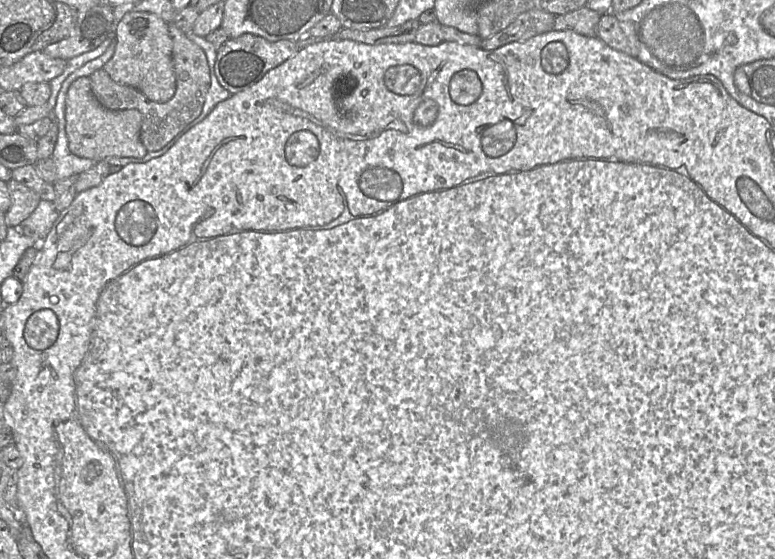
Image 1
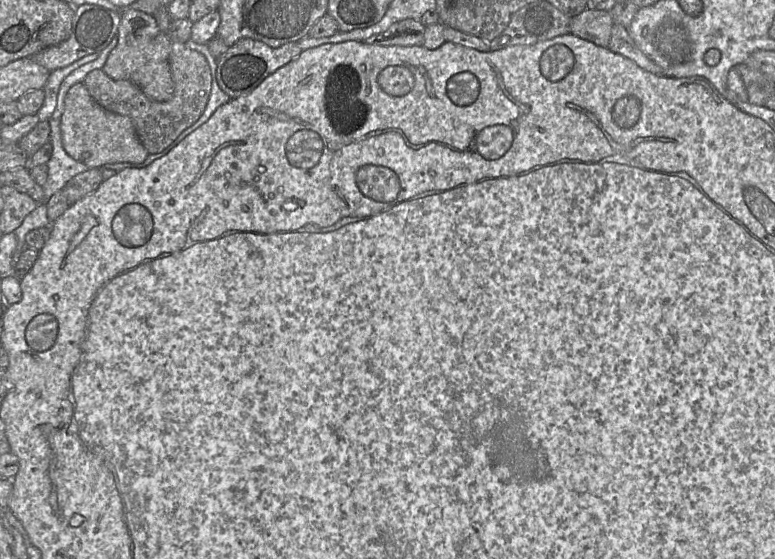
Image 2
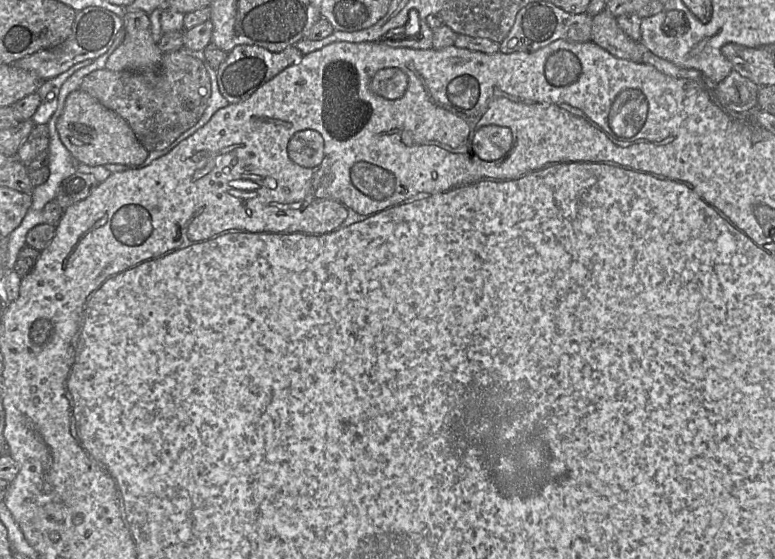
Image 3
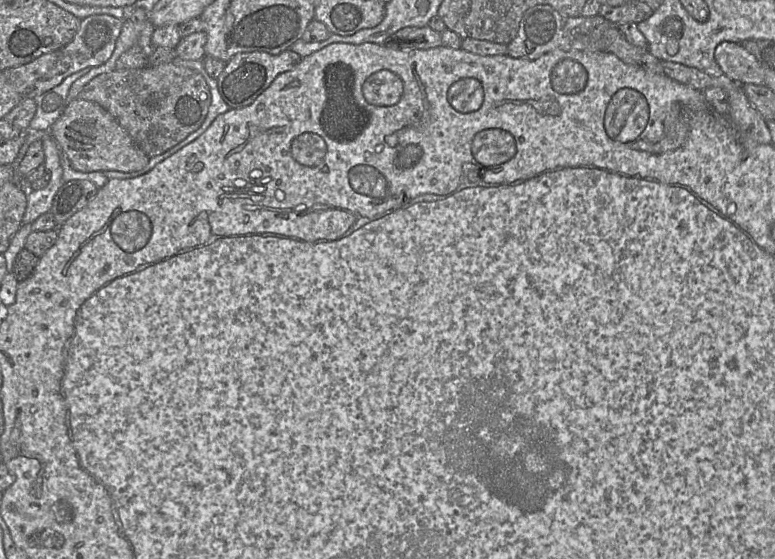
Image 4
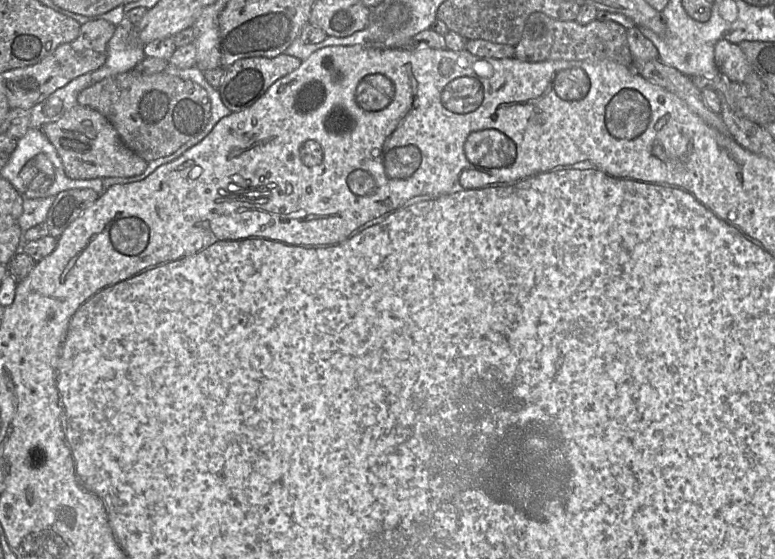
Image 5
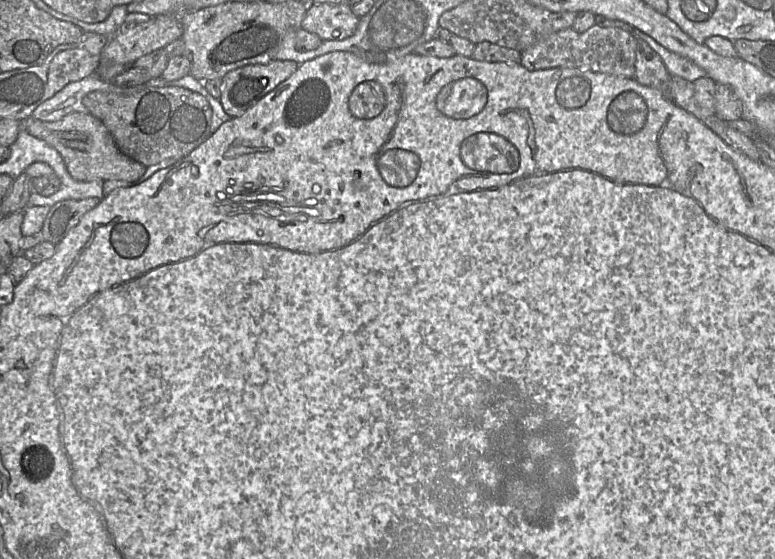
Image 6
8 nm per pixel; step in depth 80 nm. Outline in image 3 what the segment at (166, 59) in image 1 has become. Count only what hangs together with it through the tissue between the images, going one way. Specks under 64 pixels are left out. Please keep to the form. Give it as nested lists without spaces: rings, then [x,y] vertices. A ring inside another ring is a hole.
[[[144,11],[127,12],[123,17],[125,38],[110,55],[105,69],[158,74],[163,53],[151,34],[149,15]]]

